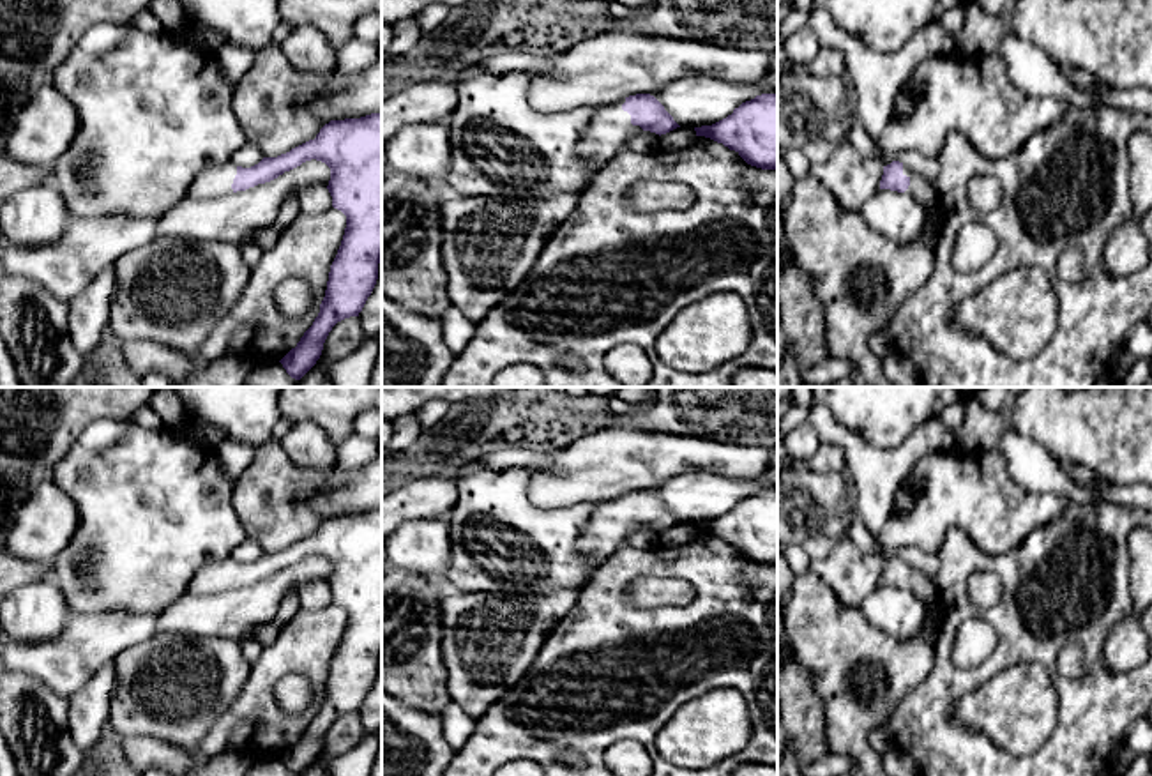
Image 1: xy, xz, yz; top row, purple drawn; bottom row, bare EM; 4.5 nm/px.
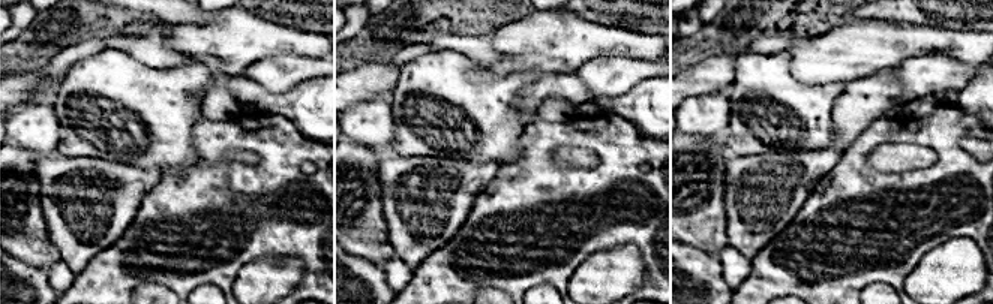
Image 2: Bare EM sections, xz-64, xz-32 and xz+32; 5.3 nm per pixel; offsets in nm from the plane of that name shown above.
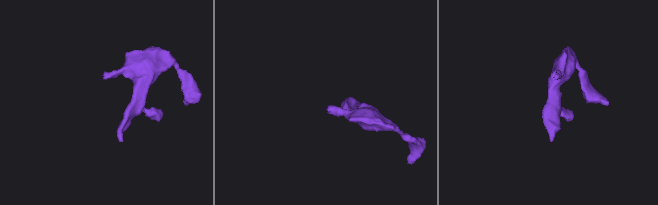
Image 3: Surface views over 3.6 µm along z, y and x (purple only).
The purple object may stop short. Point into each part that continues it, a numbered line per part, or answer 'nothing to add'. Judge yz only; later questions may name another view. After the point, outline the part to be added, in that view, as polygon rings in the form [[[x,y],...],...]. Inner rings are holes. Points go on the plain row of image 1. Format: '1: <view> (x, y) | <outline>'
1: yz (923, 587) | [[[905,560],[903,571],[910,574],[910,582],[905,589],[908,589],[915,597],[919,597],[922,603],[931,605],[938,612],[938,596],[935,580],[928,578],[922,571],[912,567]]]

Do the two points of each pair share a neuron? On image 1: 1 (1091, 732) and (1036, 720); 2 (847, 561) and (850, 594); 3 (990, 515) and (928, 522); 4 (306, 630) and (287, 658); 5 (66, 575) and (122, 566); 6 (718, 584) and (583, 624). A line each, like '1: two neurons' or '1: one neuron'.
1: two neurons
2: one neuron
3: one neuron
4: one neuron
5: one neuron
6: one neuron

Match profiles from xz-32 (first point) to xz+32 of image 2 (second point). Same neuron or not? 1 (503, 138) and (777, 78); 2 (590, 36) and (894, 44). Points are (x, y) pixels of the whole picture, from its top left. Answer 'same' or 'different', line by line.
1: same
2: same

